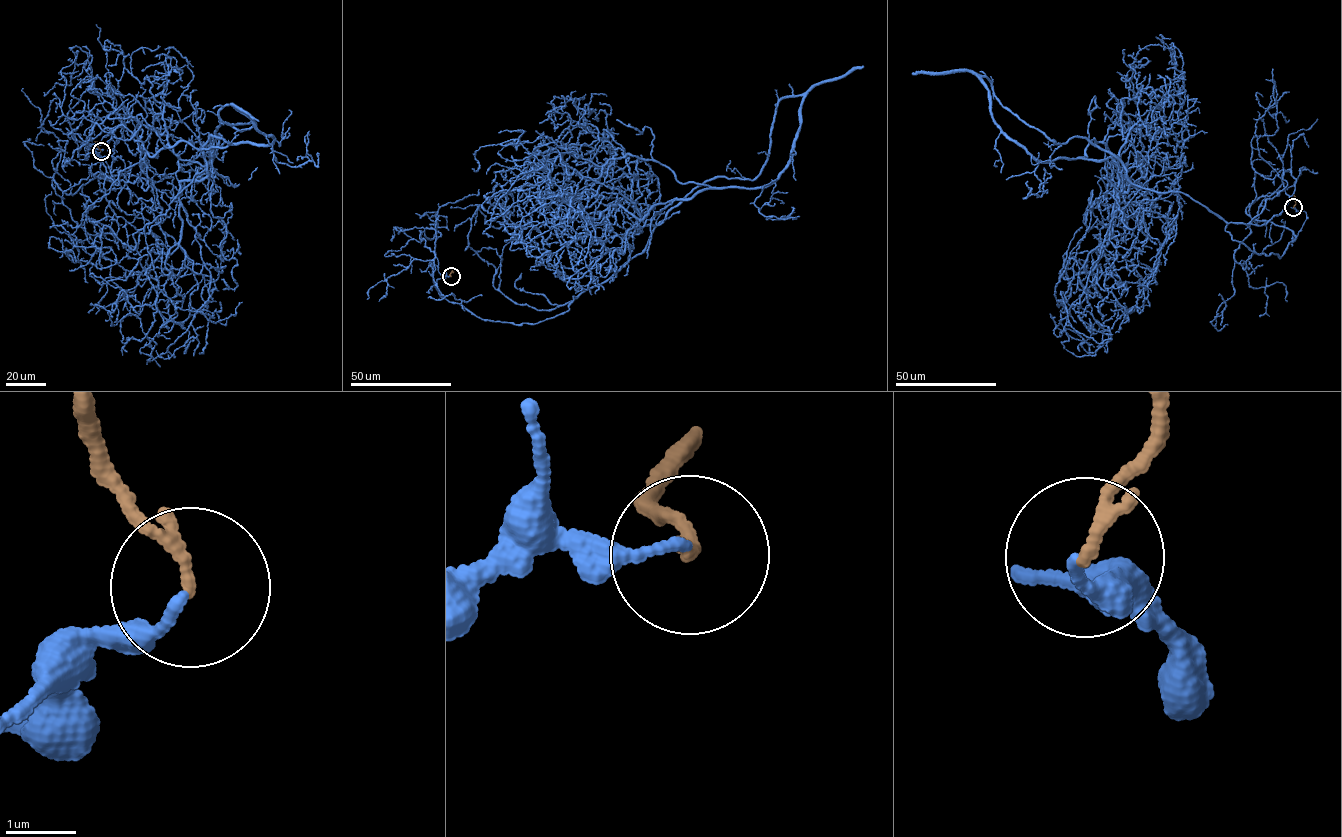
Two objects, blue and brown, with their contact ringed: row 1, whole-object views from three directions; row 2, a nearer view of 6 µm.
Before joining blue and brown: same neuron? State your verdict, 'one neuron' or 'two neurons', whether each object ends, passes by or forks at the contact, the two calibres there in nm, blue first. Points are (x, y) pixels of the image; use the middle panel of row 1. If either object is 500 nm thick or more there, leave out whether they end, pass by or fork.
two neurons | blue ends | brown ends | 120/180 nm

